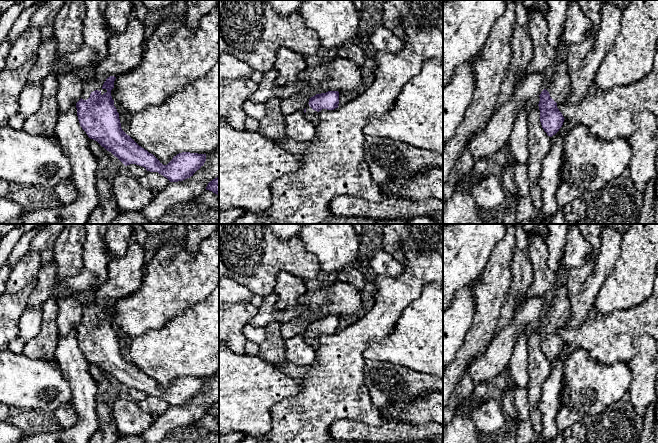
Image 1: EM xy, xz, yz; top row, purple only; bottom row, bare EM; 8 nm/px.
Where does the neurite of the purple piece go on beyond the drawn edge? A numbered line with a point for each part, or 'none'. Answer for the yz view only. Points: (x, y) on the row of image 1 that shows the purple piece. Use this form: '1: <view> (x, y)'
1: yz (559, 87)

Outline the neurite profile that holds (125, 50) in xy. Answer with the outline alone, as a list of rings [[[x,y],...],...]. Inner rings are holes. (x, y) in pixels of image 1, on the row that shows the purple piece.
[[[133,11],[126,29],[108,40],[107,56],[96,65],[95,79],[105,82],[110,76],[117,78],[132,71],[140,64],[144,51],[144,24]]]

